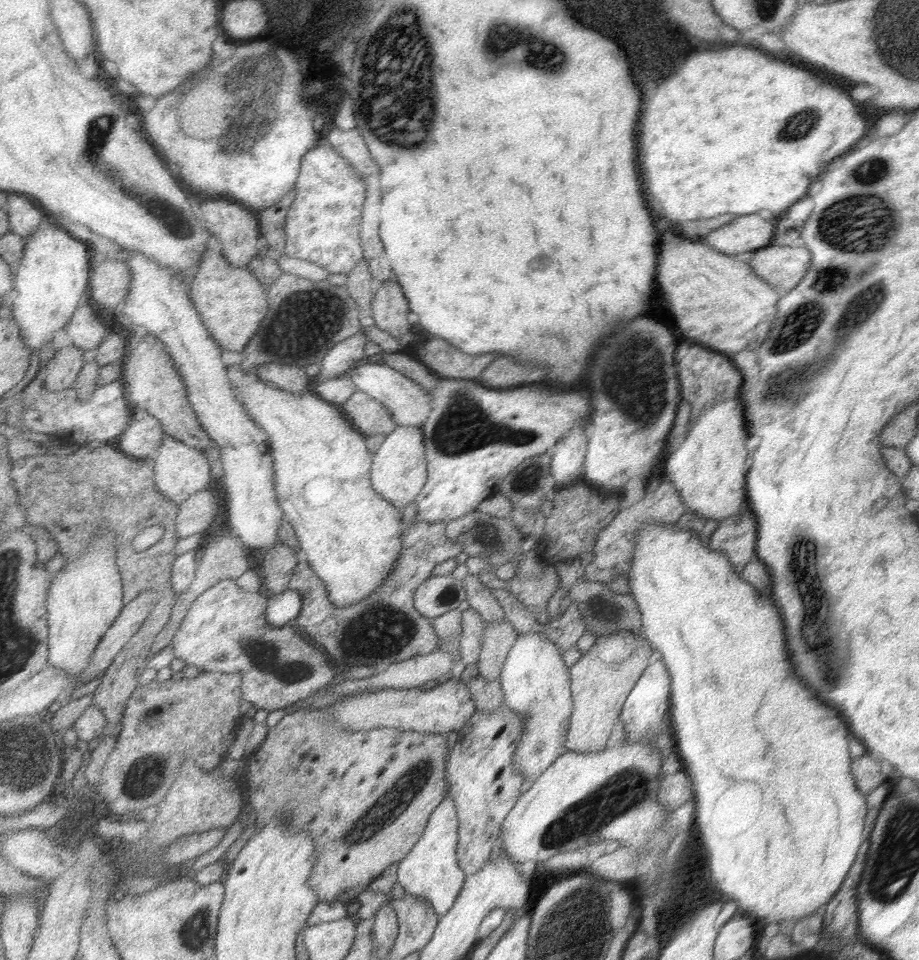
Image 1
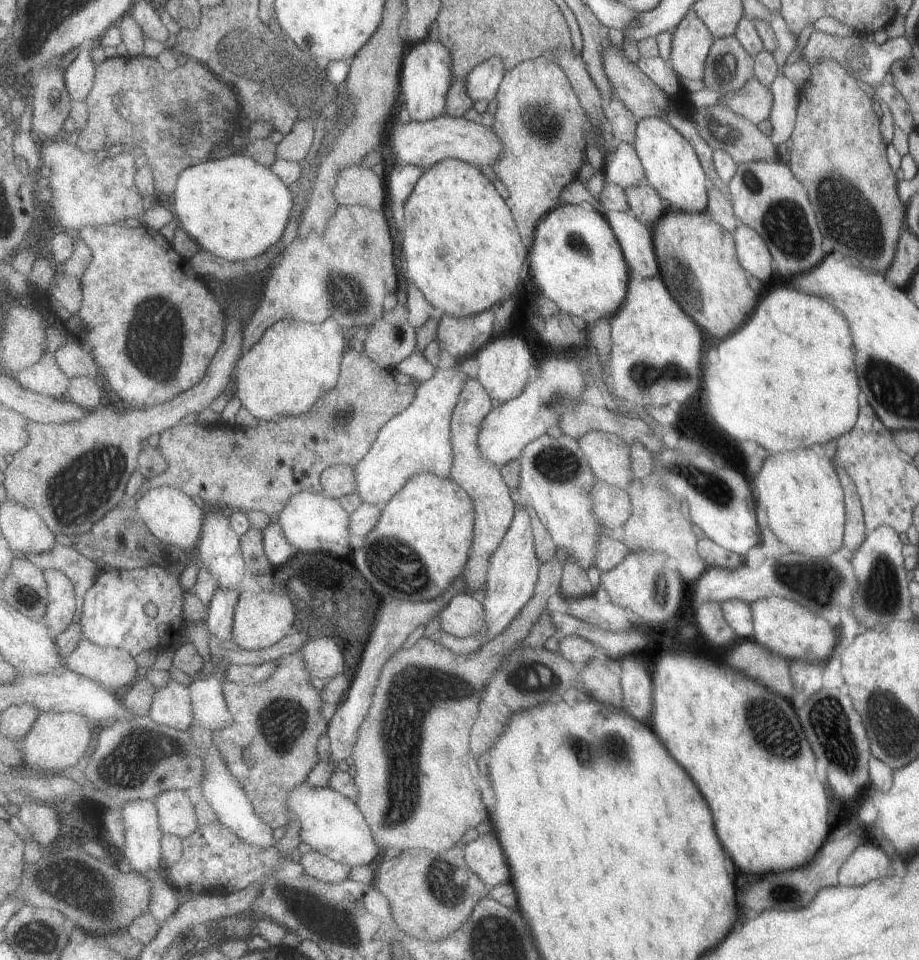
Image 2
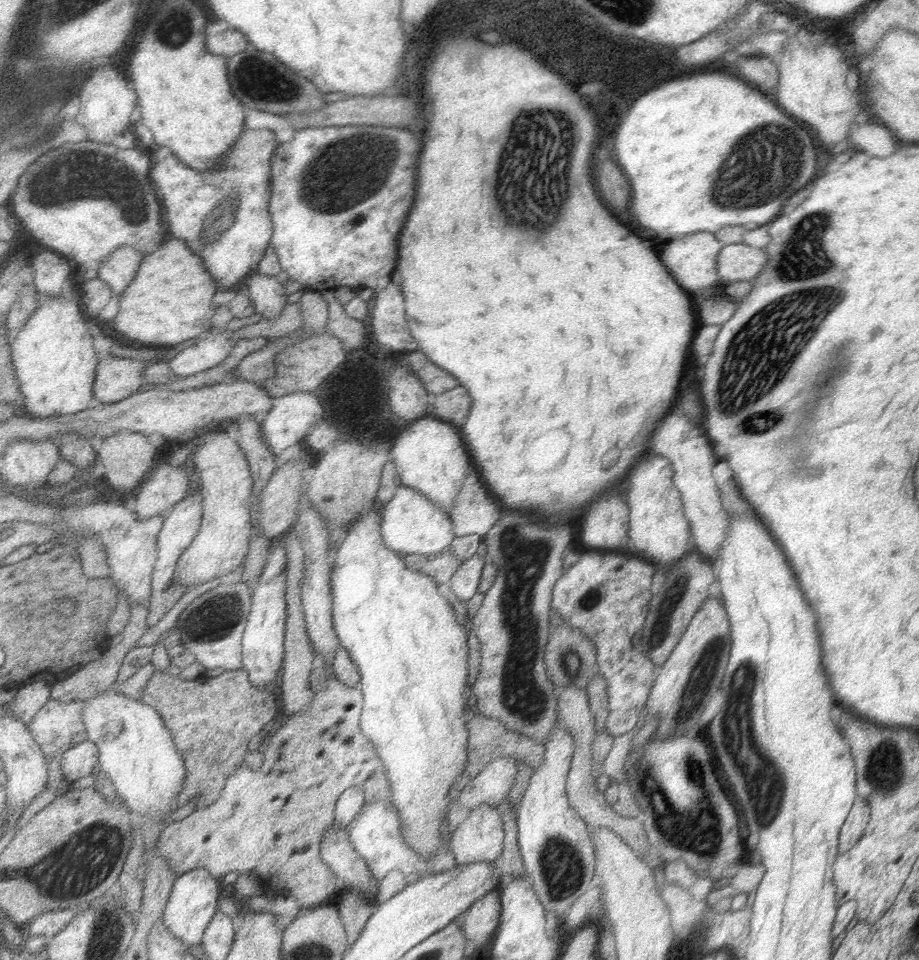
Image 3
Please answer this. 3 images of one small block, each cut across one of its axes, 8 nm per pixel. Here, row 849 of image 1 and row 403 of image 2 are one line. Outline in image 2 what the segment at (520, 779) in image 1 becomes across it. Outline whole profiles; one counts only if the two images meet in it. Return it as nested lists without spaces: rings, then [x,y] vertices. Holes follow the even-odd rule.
[[[479,378],[467,380],[465,390],[461,394],[461,402],[453,416],[453,452],[455,452],[453,482],[461,484],[461,488],[465,488],[469,492],[469,496],[475,502],[475,514],[477,514],[475,544],[473,544],[473,552],[471,552],[471,560],[469,560],[469,570],[465,570],[469,590],[485,588],[493,552],[501,546],[501,542],[505,542],[505,536],[509,534],[509,528],[513,526],[517,508],[519,508],[519,504],[513,500],[513,490],[509,488],[509,484],[505,482],[505,476],[501,474],[503,468],[497,466],[497,462],[493,462],[493,458],[487,458],[483,454],[485,450],[481,450],[481,444],[479,444],[479,436],[481,436],[481,428],[485,426],[485,418],[489,418],[489,414],[493,414],[493,410],[495,410],[493,396],[485,388],[485,384]]]

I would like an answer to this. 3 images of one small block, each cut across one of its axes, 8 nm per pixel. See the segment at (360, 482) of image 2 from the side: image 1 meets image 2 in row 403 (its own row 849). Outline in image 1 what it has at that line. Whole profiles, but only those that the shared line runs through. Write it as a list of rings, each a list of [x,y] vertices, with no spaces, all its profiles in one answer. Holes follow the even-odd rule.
[[[447,798],[441,802],[437,812],[431,816],[431,822],[421,836],[419,844],[413,848],[413,852],[401,862],[399,868],[399,882],[405,886],[407,894],[415,894],[417,898],[425,898],[435,904],[435,912],[443,918],[451,912],[457,898],[461,896],[465,882],[469,874],[465,868],[461,868],[459,858],[459,844],[461,844],[461,818],[457,804]]]

